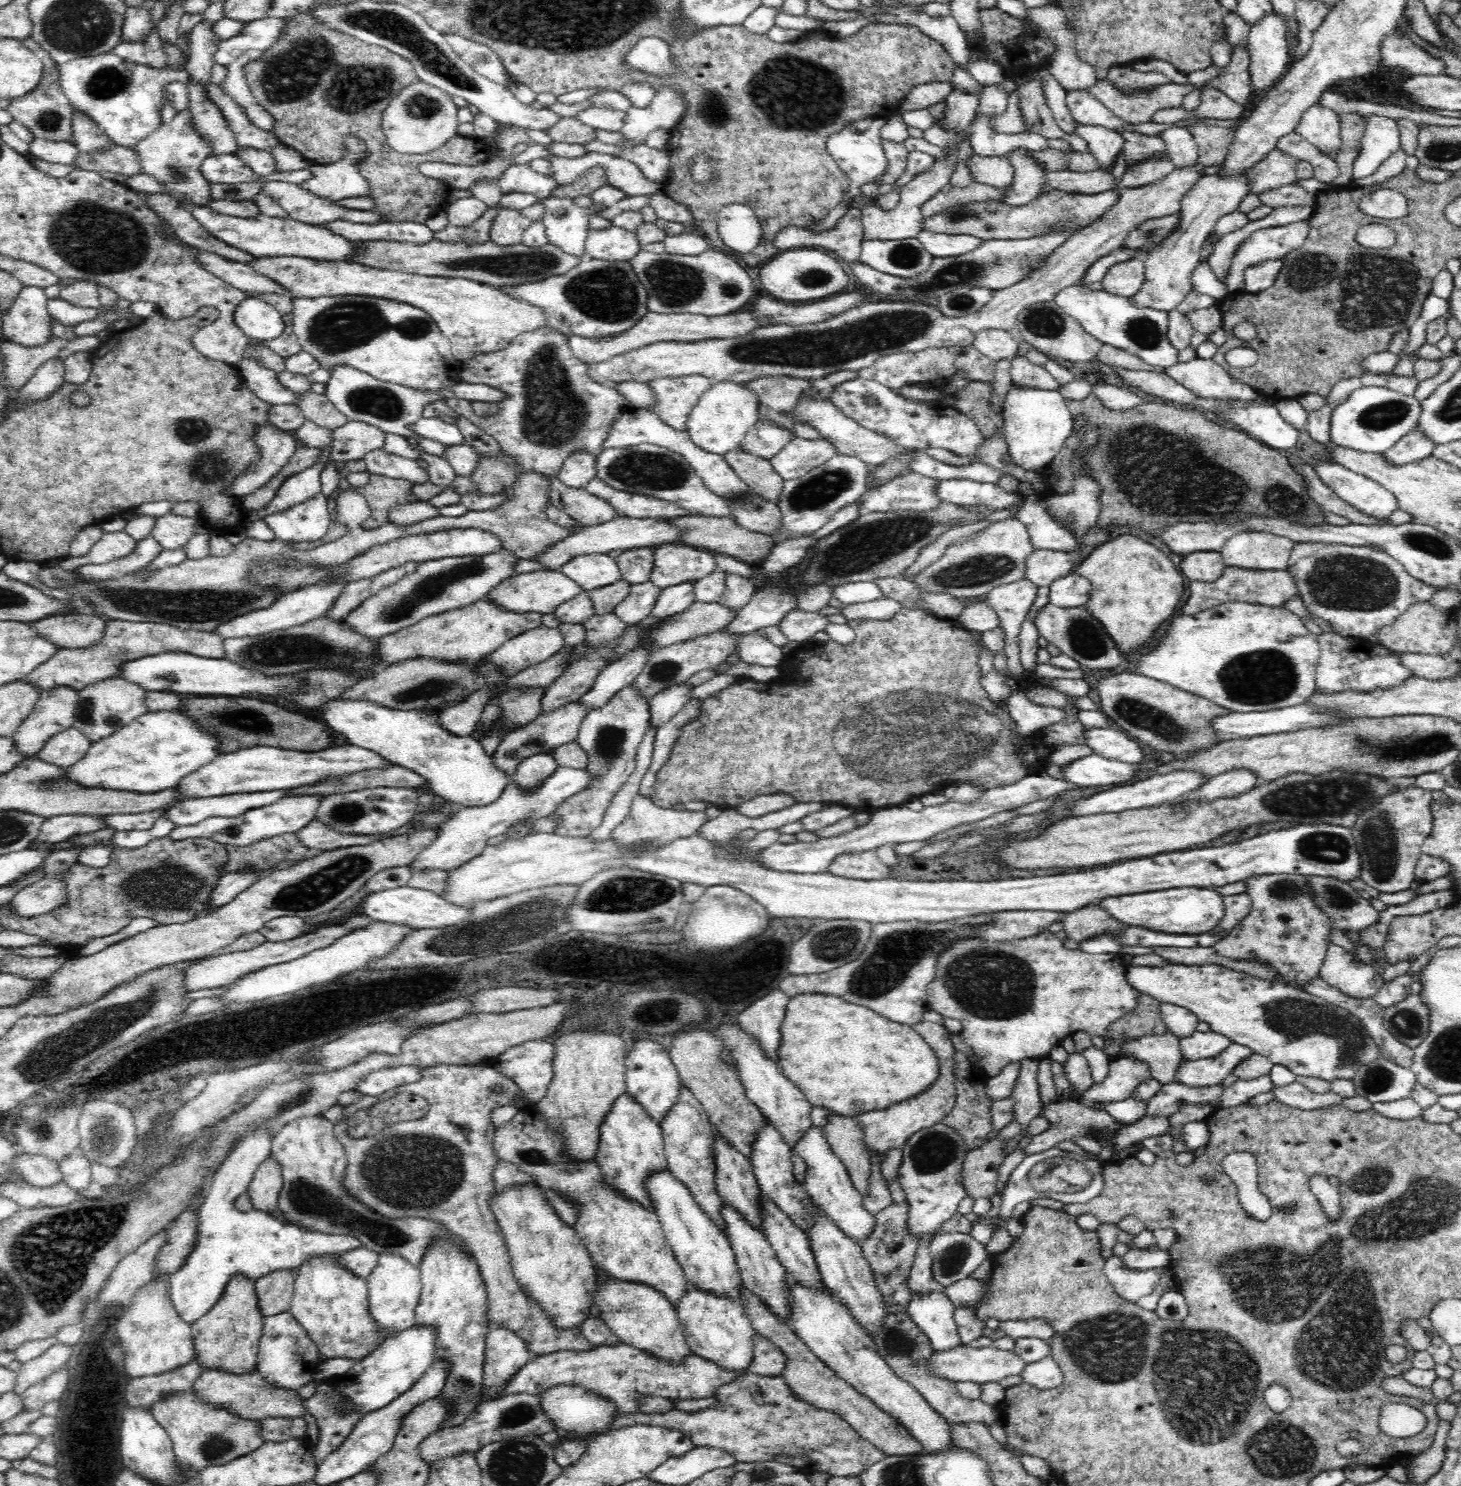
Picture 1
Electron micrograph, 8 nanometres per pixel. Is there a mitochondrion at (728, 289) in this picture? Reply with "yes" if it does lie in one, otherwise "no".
yes

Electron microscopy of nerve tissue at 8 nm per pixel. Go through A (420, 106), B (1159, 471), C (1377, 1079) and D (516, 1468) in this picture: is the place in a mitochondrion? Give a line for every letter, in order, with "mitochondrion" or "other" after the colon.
A: mitochondrion
B: mitochondrion
C: mitochondrion
D: mitochondrion

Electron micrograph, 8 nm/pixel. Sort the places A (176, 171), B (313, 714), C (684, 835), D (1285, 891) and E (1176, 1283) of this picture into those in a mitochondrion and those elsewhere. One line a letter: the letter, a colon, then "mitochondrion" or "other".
A: mitochondrion
B: other
C: other
D: mitochondrion
E: other

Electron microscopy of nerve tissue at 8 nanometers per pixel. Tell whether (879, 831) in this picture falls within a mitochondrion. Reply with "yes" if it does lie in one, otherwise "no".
no

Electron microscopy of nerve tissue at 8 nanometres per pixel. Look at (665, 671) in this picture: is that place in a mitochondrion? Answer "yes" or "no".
yes

